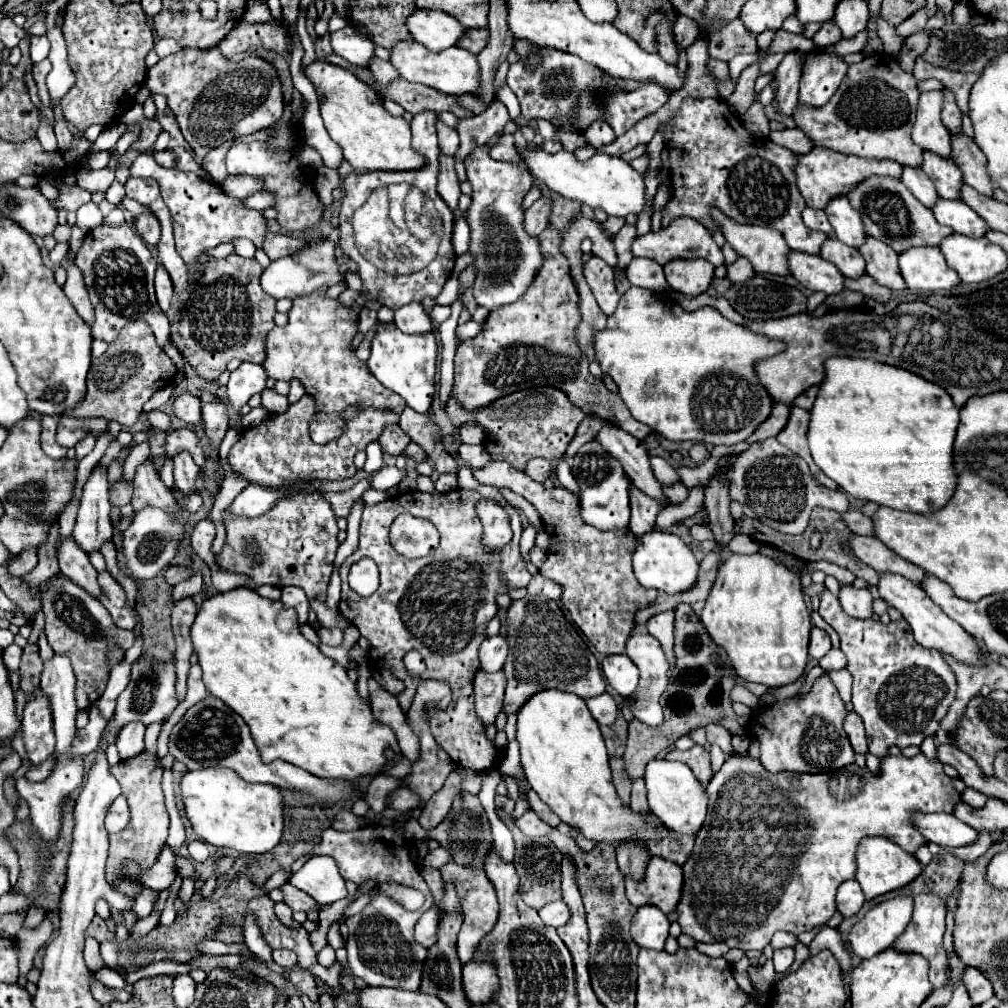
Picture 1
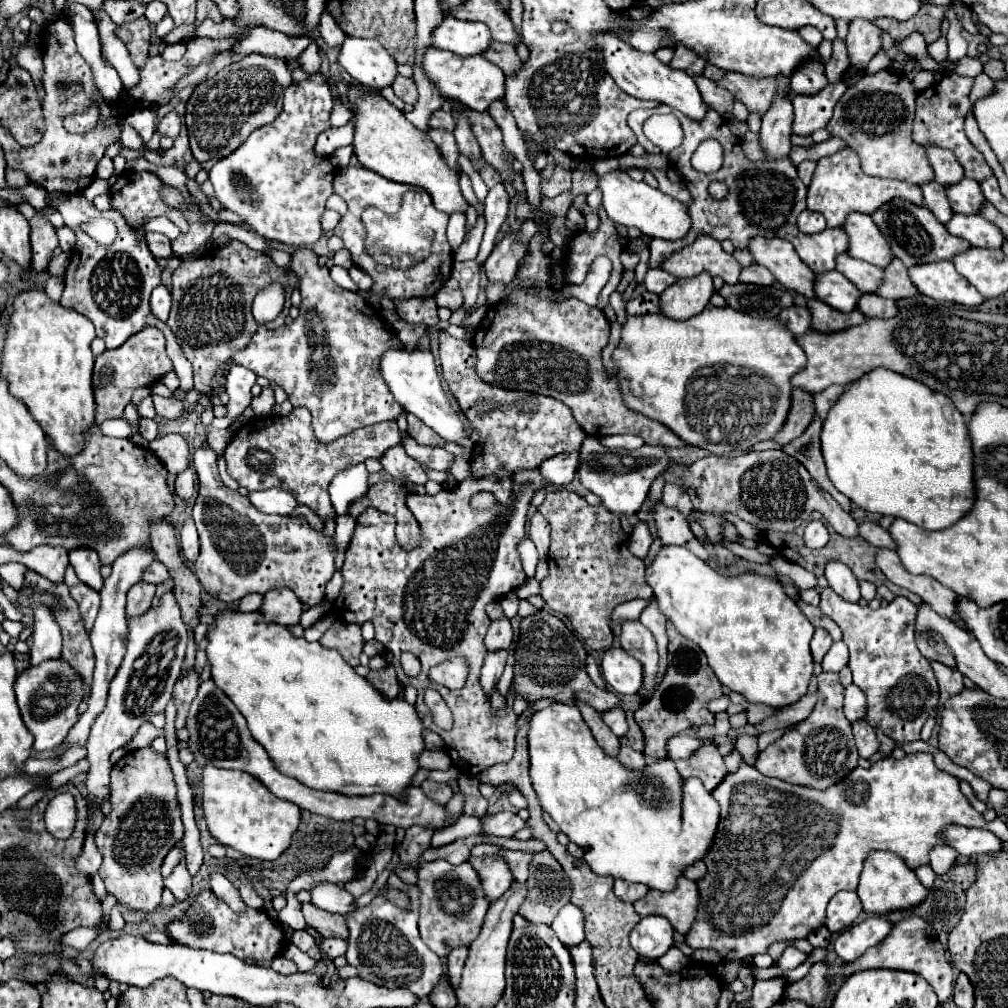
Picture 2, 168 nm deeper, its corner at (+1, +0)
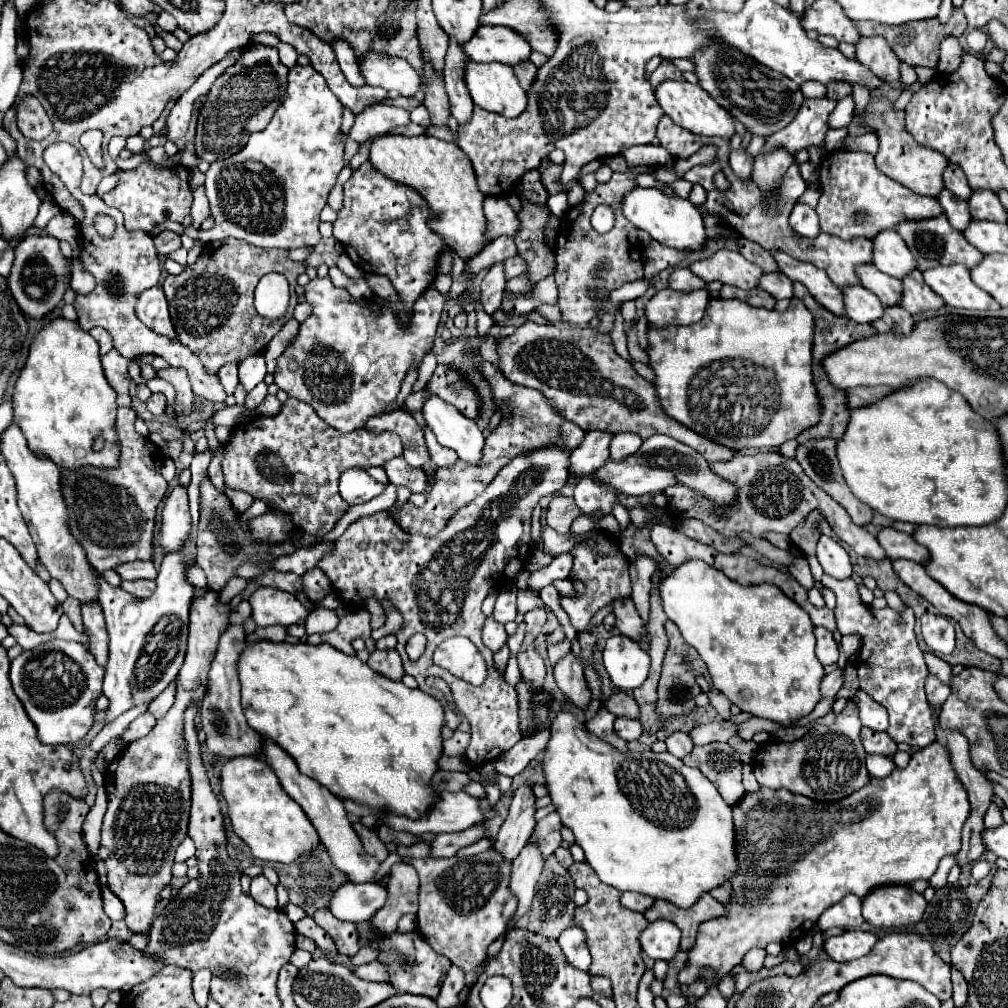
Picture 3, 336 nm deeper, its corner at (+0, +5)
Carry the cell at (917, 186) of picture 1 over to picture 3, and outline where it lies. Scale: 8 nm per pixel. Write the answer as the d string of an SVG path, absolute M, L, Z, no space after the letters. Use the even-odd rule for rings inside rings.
M943 190L937 200L941 202L941 206L943 206L943 210L945 210L945 216L947 216L947 220L951 222L951 226L953 226L955 230L963 232L965 226L969 226L969 222L973 220L971 214L969 214L967 202L959 200L959 198L957 198L953 192L949 192L949 190Z

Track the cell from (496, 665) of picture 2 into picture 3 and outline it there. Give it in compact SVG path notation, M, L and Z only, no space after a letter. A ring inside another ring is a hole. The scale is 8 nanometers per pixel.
M489 616L489 618L485 620L485 626L483 626L483 644L485 644L491 652L497 652L505 642L507 642L507 634L505 634L503 624L499 624L497 620L493 620L493 618Z

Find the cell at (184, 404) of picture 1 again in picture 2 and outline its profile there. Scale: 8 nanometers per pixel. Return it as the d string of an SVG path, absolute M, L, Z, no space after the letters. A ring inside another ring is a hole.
M154 395L154 407L156 413L166 417L166 419L180 419L184 415L184 403L176 397L158 397Z

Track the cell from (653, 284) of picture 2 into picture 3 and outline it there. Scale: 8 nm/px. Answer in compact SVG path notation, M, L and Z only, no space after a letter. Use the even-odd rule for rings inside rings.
M675 268L673 274L669 276L669 288L679 290L679 292L693 292L701 288L707 290L707 284L701 278L693 276L689 268Z

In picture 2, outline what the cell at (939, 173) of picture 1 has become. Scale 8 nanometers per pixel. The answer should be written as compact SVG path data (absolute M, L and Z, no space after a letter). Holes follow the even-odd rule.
M964 177L960 183L954 183L952 187L946 187L946 195L950 201L950 207L954 213L978 213L984 195L980 191L980 185L974 179Z

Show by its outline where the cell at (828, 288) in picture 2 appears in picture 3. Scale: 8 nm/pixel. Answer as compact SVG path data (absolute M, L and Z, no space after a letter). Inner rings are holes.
M847 286L843 288L843 296L847 316L859 324L871 324L885 312L885 306L875 298L875 294L863 286Z

